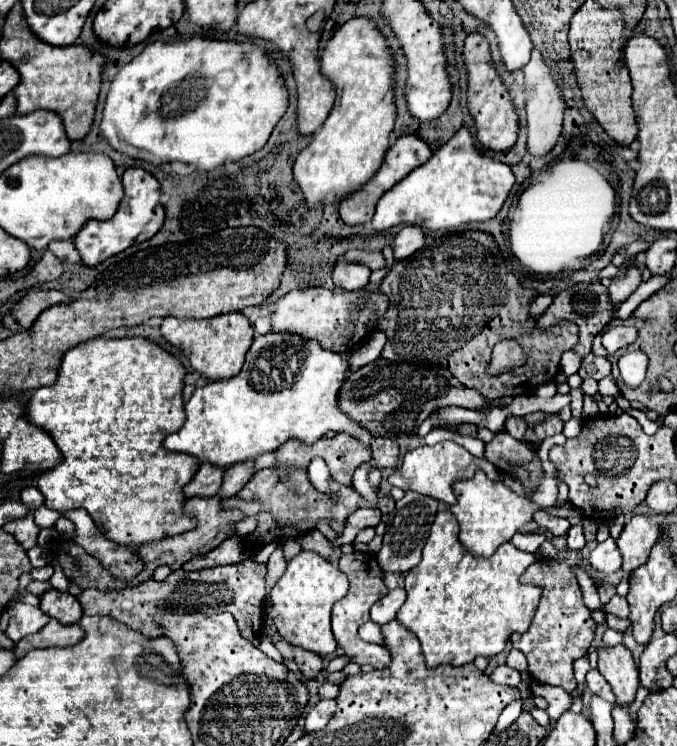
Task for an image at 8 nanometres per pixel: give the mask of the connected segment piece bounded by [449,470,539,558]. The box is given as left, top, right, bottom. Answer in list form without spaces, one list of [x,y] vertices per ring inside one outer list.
[[[477,470],[471,480],[457,480],[453,492],[457,502],[449,506],[449,510],[459,522],[459,540],[465,550],[477,558],[491,556],[501,544],[509,542],[521,526],[529,524],[533,512],[539,510],[527,496],[517,496],[501,480],[489,480],[481,470]]]

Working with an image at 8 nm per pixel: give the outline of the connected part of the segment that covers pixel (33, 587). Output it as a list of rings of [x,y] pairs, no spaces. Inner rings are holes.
[[[31,580],[29,584],[27,584],[27,588],[25,588],[29,594],[35,594],[35,596],[41,596],[43,592],[47,592],[47,590],[53,590],[53,586],[51,586],[51,582],[49,580],[45,580],[45,582],[39,582],[39,580]]]

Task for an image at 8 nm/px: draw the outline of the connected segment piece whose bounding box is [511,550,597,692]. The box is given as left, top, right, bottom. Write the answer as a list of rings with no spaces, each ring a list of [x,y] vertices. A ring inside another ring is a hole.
[[[563,550],[559,554],[559,560],[539,558],[521,574],[521,584],[541,586],[543,596],[529,630],[511,636],[513,648],[521,650],[527,656],[529,662],[527,670],[531,672],[533,680],[541,684],[561,686],[567,692],[573,692],[577,688],[577,682],[573,678],[573,662],[581,656],[587,656],[587,650],[591,646],[597,628],[597,624],[591,620],[591,610],[583,604],[579,584],[571,572],[571,568],[577,566],[579,562],[581,552]]]

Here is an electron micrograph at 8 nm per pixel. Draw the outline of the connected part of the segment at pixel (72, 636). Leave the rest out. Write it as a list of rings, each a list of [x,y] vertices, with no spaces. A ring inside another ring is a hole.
[[[49,620],[45,624],[45,628],[41,628],[41,632],[29,634],[23,640],[19,640],[13,648],[15,658],[23,658],[29,650],[33,648],[63,648],[63,646],[71,646],[77,644],[83,638],[83,630],[79,624],[71,624],[71,626],[63,626],[57,620]]]

